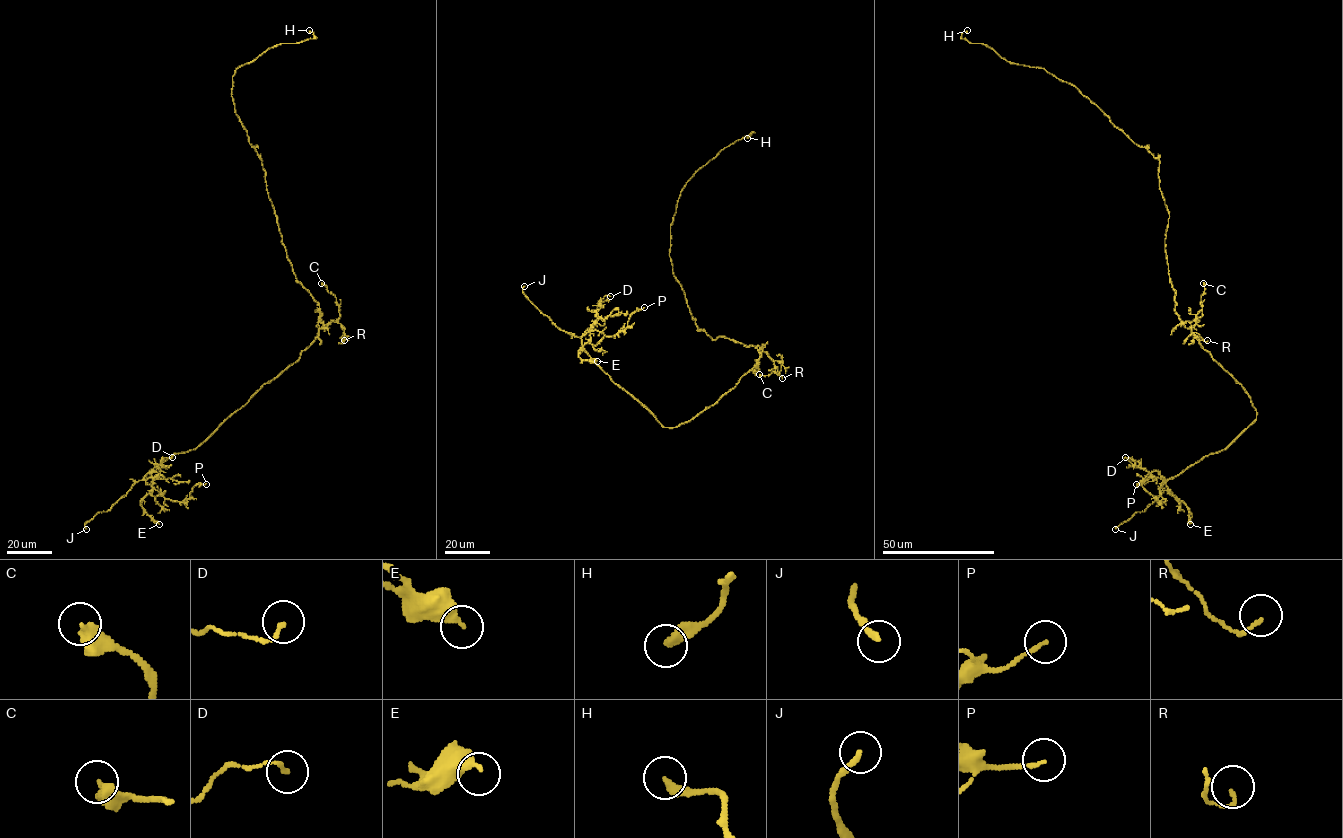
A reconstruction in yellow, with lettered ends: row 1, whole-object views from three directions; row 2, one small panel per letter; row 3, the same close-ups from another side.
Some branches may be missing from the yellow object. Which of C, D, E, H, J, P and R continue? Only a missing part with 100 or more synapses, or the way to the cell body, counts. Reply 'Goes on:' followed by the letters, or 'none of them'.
Goes on: J

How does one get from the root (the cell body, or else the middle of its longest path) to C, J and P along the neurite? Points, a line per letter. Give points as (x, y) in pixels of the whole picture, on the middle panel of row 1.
C: (747, 346), (759, 346), (759, 351), (765, 352), (777, 368), (778, 373), (759, 374)
J: (747, 346), (761, 356), (734, 388), (664, 427), (524, 286)
P: (747, 346), (761, 356), (734, 388), (664, 427), (582, 344), (589, 331), (622, 331), (644, 307)

